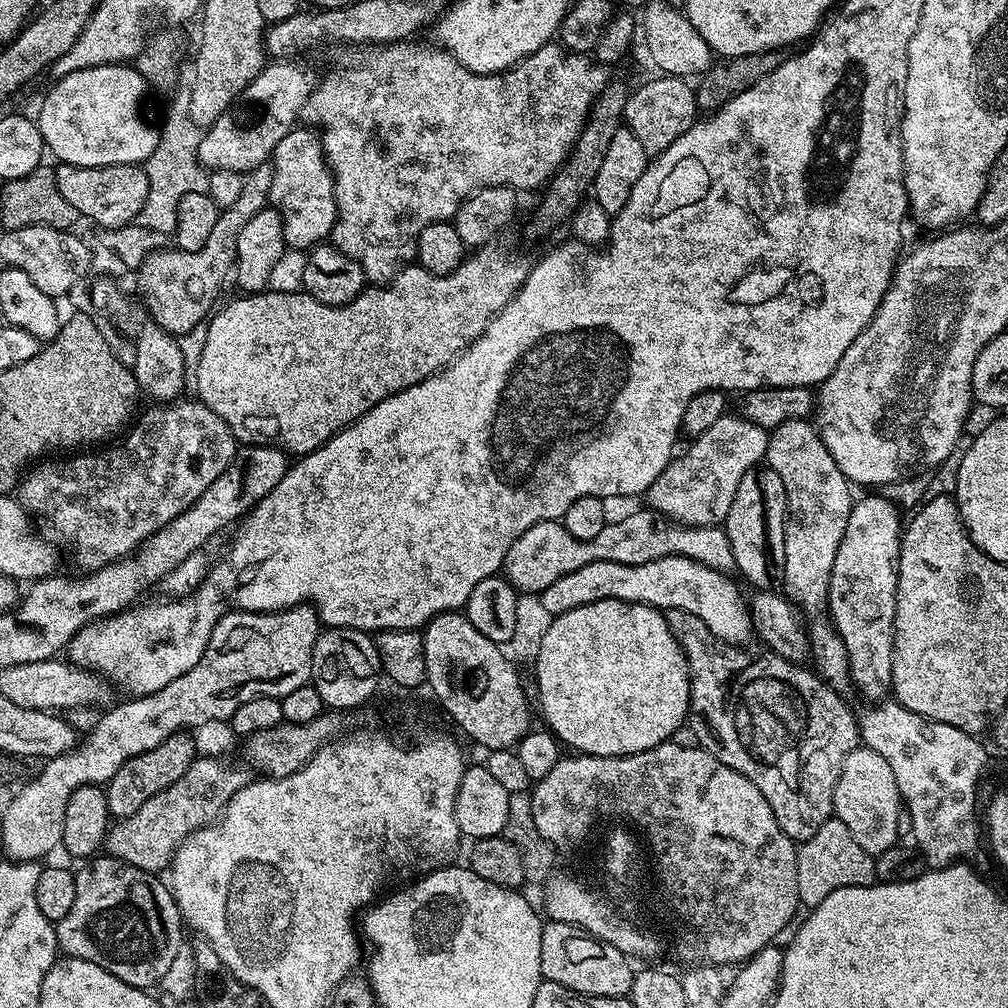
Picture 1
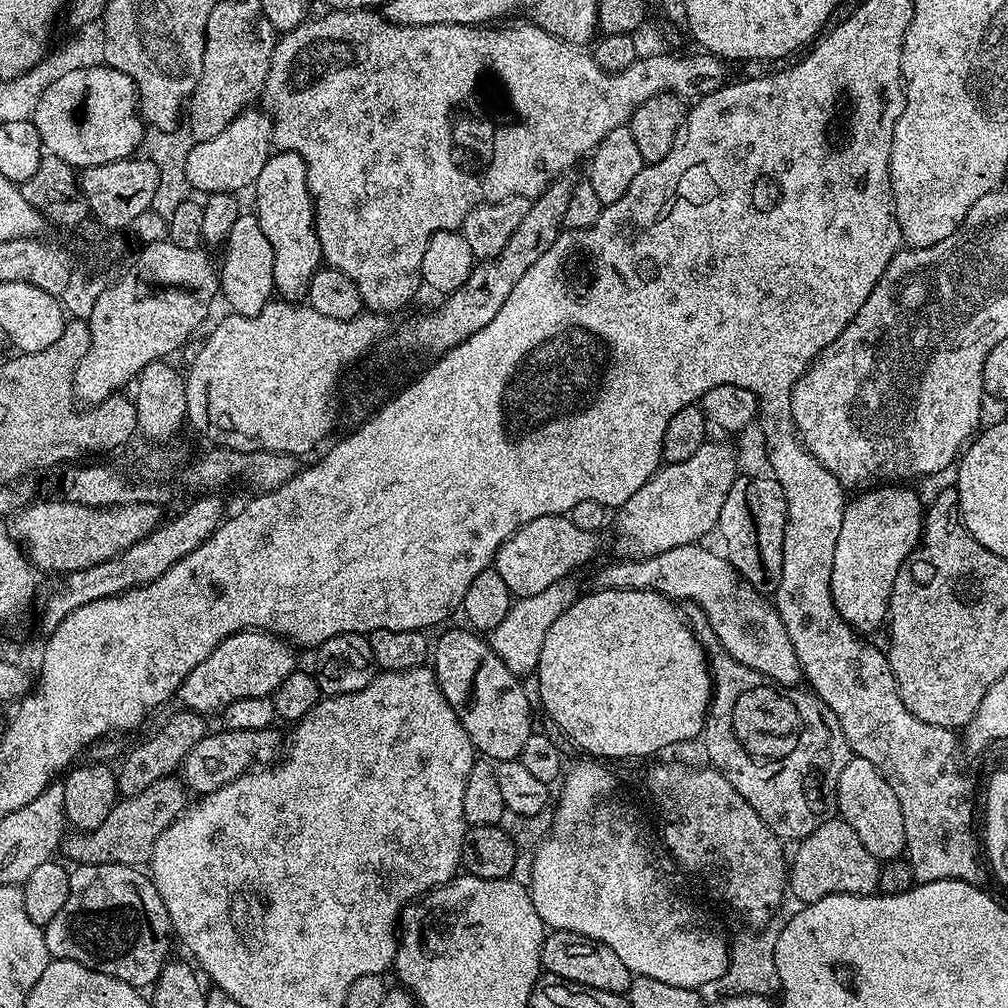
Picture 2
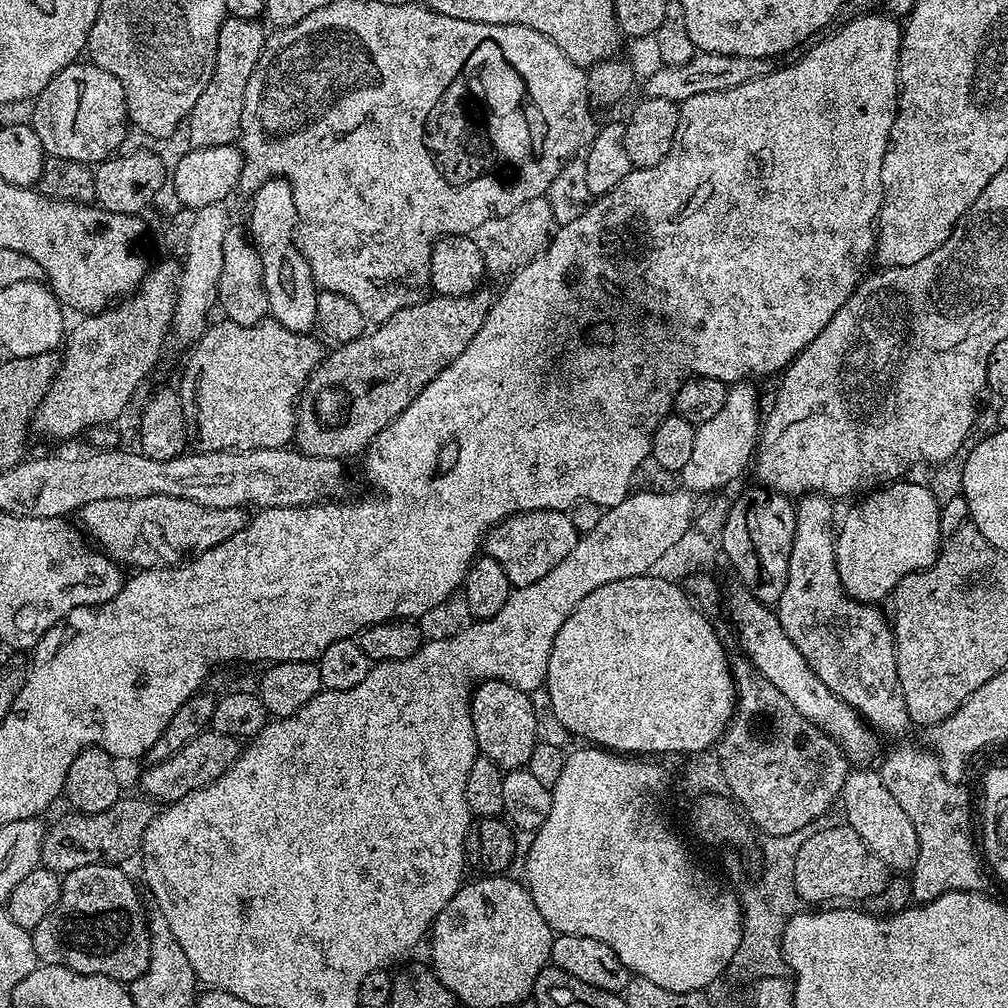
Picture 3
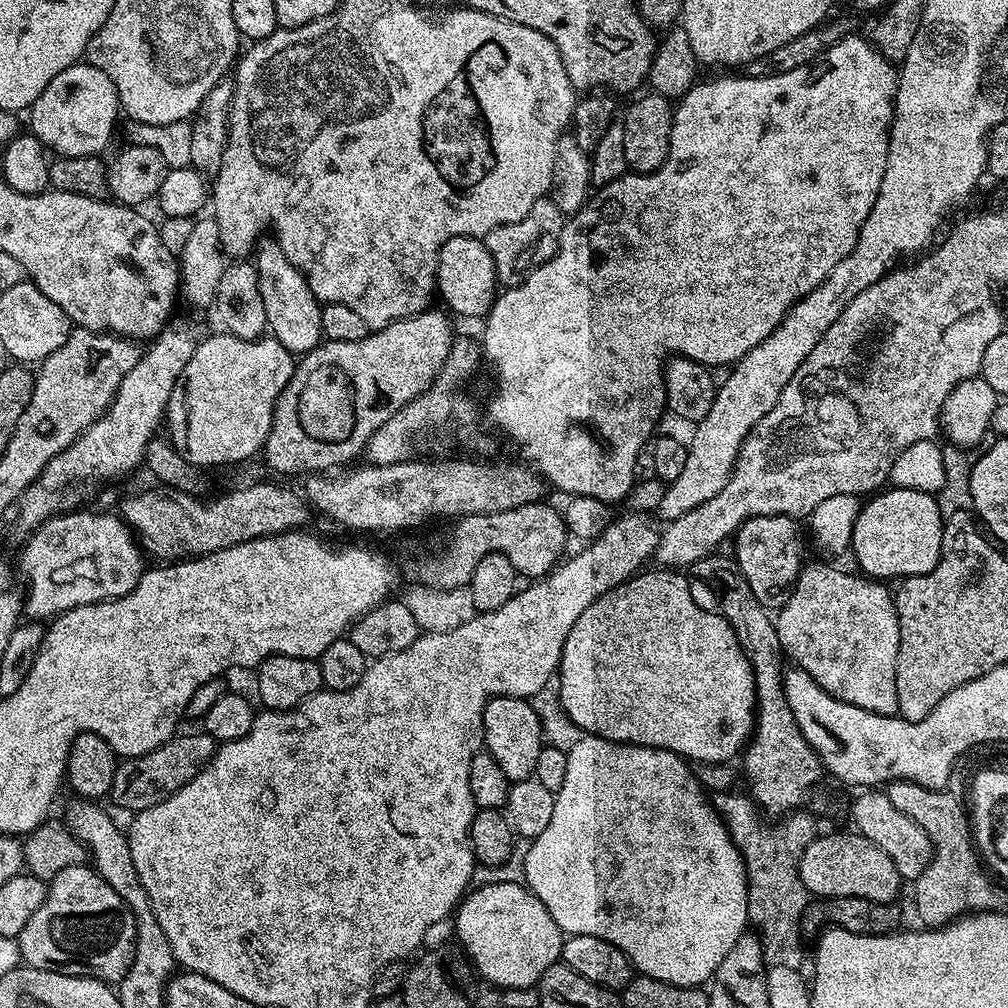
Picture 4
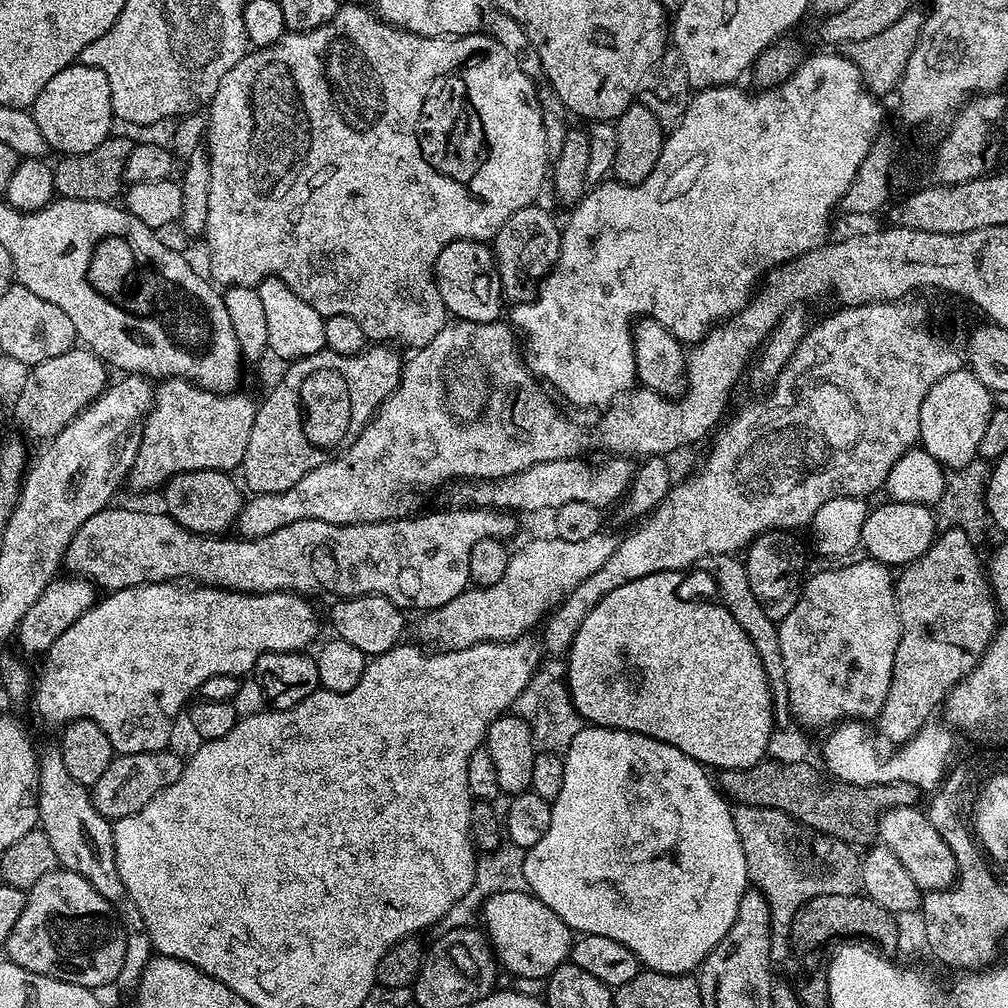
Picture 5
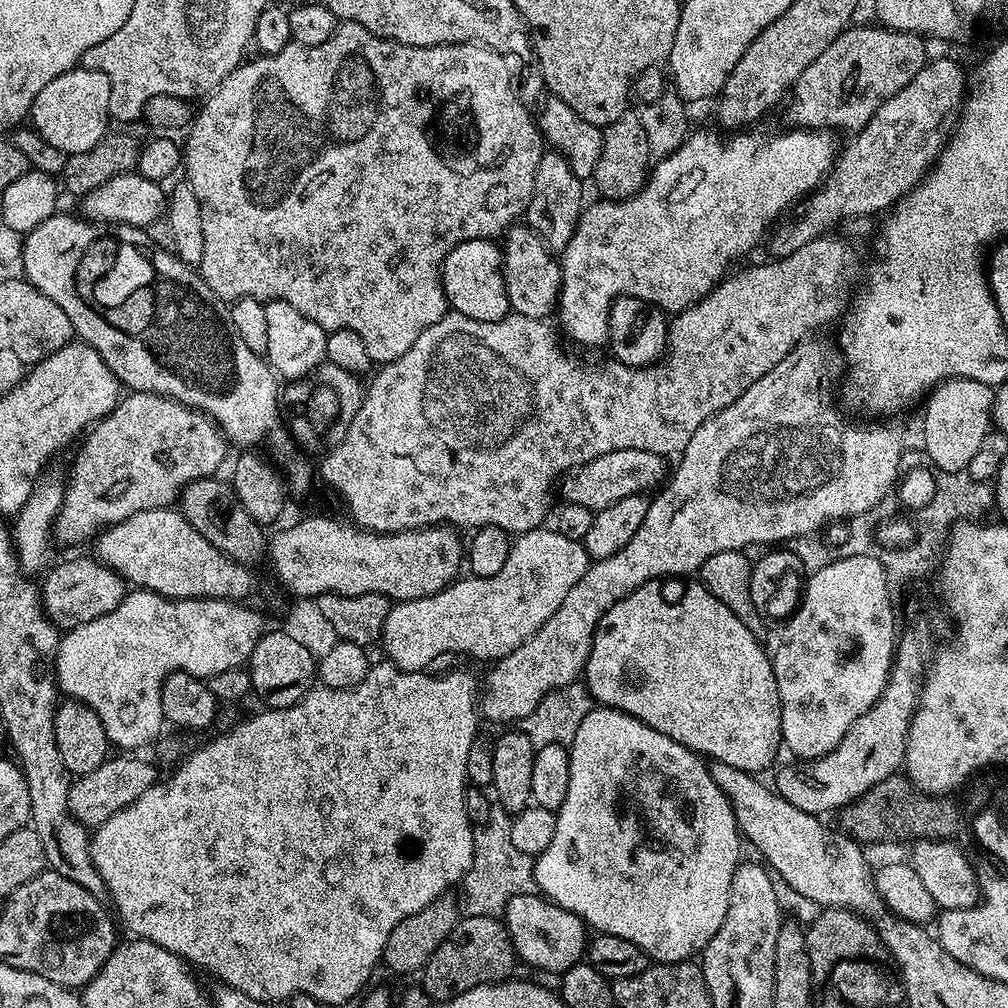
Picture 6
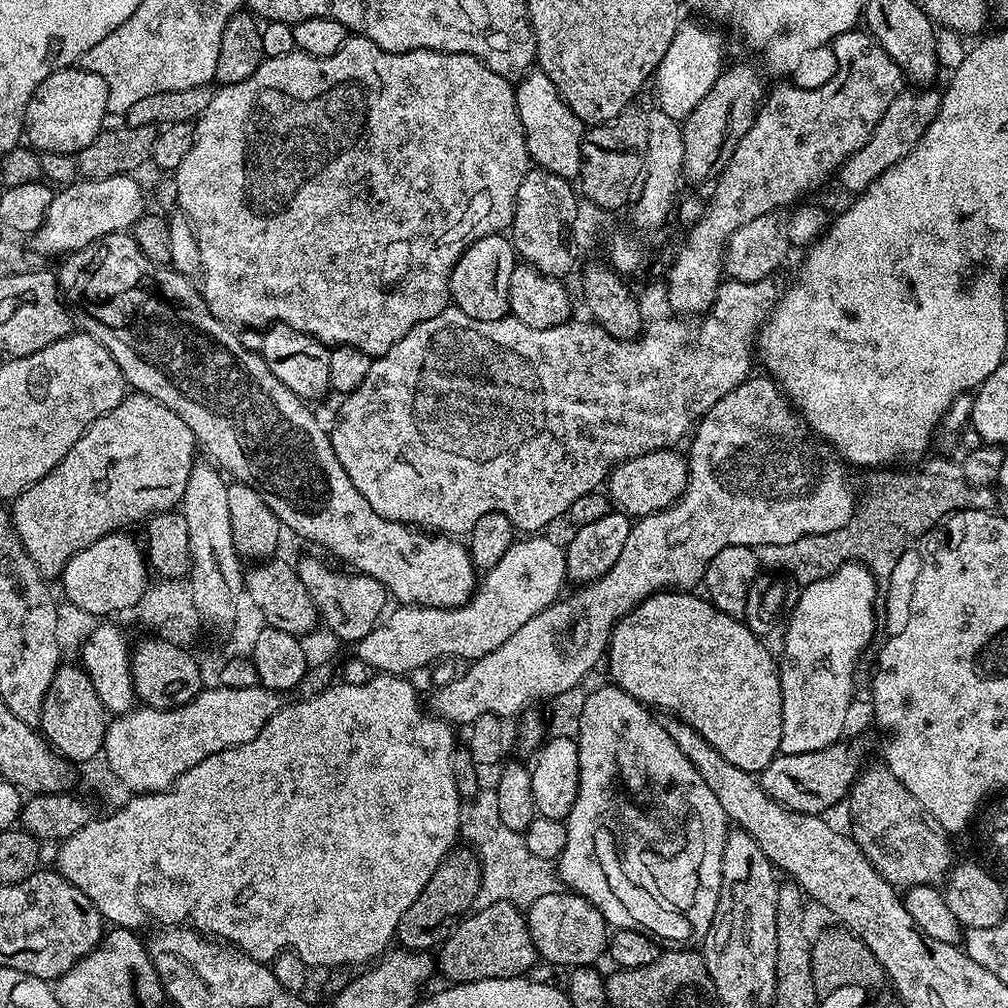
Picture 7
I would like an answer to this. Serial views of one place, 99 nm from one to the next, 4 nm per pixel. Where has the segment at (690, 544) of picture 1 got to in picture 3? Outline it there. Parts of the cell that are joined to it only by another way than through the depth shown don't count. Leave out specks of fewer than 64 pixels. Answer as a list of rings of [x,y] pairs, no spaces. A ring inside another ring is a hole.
[[[567,511],[517,512],[488,530],[482,541],[482,552],[506,570],[506,578],[512,585],[521,588],[538,582],[538,578],[546,578],[546,574],[550,574],[550,570],[554,570],[570,550],[574,550],[577,539],[576,527]]]

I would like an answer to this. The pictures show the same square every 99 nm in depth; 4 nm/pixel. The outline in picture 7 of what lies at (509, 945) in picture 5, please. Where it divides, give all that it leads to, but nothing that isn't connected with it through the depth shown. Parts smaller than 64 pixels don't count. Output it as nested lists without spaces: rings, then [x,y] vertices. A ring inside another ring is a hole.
[[[559,890],[543,895],[526,908],[526,915],[530,938],[541,961],[565,964],[565,969],[571,970],[595,965],[596,959],[605,955],[610,925],[585,896],[578,896],[571,890]]]

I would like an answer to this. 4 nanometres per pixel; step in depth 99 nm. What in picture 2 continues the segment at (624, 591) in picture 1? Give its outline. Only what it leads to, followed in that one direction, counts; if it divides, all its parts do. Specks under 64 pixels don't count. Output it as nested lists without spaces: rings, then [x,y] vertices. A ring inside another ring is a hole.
[[[697,542],[666,550],[657,556],[620,560],[601,570],[599,587],[660,592],[673,602],[695,600],[702,610],[706,610],[712,635],[727,650],[730,658],[742,666],[750,666],[750,670],[769,676],[781,686],[801,683],[798,654],[775,603],[765,593],[754,590],[727,555],[711,552],[704,546]]]

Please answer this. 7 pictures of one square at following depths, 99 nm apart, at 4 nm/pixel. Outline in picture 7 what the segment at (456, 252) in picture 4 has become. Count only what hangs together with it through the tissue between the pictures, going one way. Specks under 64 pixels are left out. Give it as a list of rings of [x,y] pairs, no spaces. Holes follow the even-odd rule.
[[[497,234],[494,236],[483,236],[478,238],[458,258],[458,262],[452,267],[448,278],[448,290],[450,300],[455,307],[462,310],[462,314],[470,314],[470,318],[490,322],[501,320],[503,316],[509,315],[510,306],[510,274],[514,274],[518,257],[512,246],[512,241],[507,235]]]

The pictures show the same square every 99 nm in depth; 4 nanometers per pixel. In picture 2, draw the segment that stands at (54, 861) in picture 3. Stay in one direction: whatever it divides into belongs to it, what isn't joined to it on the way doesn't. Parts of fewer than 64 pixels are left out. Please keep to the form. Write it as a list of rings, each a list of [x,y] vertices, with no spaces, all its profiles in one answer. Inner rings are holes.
[[[165,778],[154,782],[154,786],[146,786],[142,794],[117,799],[114,810],[110,810],[106,822],[98,826],[93,832],[69,831],[62,841],[62,852],[72,859],[73,865],[78,864],[130,864],[144,866],[151,861],[154,842],[158,842],[158,836],[173,824],[186,807],[186,789],[179,779]]]

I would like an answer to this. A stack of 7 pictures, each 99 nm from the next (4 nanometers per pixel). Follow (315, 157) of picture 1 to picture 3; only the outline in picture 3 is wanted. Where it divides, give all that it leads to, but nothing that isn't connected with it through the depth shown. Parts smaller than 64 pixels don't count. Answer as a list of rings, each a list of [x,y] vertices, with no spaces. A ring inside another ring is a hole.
[[[268,180],[255,192],[252,200],[252,232],[250,239],[262,258],[262,278],[271,319],[291,332],[308,334],[316,328],[316,279],[312,277],[306,258],[296,246],[296,211],[288,181]]]

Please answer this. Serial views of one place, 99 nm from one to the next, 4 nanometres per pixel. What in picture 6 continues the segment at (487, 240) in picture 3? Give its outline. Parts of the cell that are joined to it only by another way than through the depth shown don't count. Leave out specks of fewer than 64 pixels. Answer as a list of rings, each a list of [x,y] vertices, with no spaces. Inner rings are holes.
[[[516,222],[507,229],[506,237],[508,241],[503,241],[502,251],[504,254],[504,281],[506,282],[506,294],[508,295],[508,307],[515,315],[544,320],[548,315],[557,311],[560,302],[560,266],[561,261],[556,260],[544,239],[541,238],[534,229],[529,228],[527,223]]]

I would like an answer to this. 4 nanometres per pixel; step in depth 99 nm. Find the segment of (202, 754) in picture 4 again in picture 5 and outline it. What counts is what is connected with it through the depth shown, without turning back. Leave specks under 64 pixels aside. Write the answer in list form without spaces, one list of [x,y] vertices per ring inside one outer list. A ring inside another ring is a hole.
[[[173,750],[163,752],[143,752],[142,754],[113,755],[110,766],[106,766],[102,778],[90,786],[90,795],[98,814],[110,821],[118,821],[130,814],[138,814],[154,794],[166,790],[178,778],[184,769],[185,757]]]

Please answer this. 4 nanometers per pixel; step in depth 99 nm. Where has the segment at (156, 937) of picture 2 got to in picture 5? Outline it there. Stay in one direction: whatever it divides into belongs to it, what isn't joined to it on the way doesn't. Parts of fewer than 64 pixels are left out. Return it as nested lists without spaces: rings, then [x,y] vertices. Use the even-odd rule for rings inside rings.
[[[57,870],[46,874],[46,878],[38,878],[34,886],[27,889],[26,906],[22,906],[22,914],[10,930],[10,938],[2,945],[7,959],[12,963],[30,970],[34,974],[49,976],[62,982],[77,984],[83,988],[101,990],[107,984],[116,984],[118,974],[122,970],[122,962],[126,958],[126,933],[116,916],[116,911],[82,878],[73,872]]]

